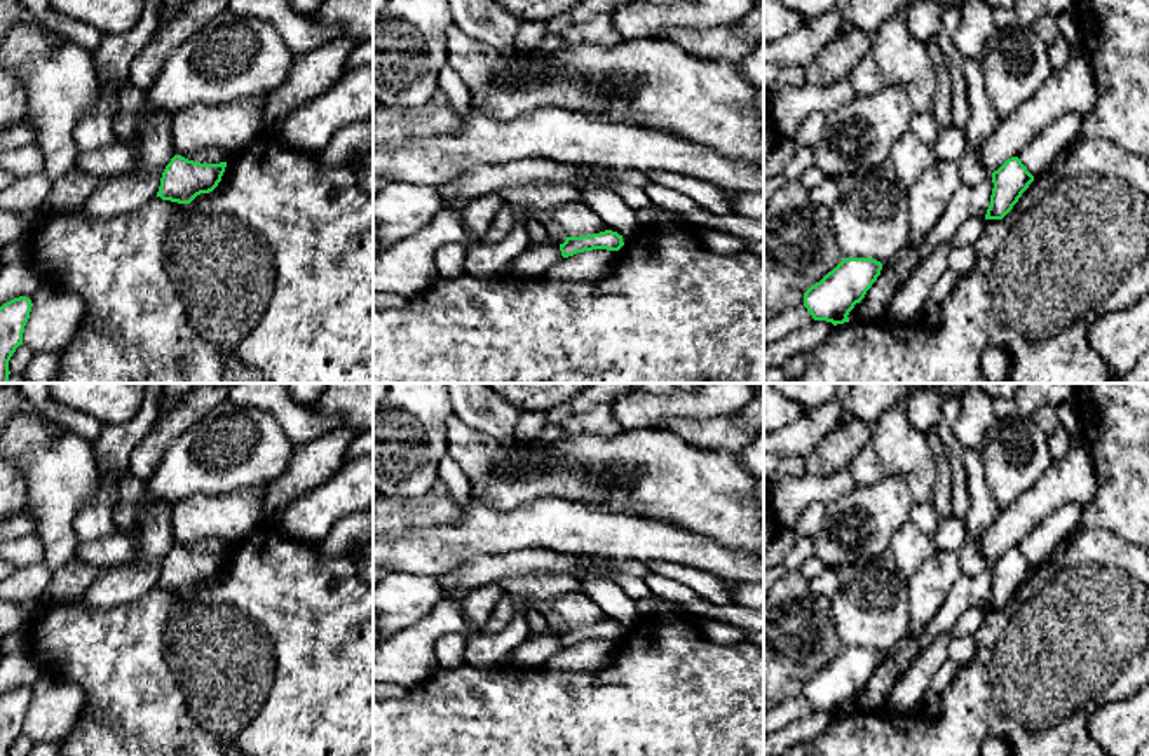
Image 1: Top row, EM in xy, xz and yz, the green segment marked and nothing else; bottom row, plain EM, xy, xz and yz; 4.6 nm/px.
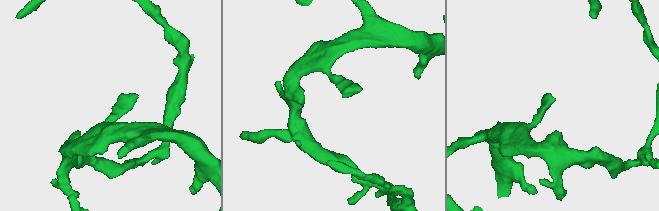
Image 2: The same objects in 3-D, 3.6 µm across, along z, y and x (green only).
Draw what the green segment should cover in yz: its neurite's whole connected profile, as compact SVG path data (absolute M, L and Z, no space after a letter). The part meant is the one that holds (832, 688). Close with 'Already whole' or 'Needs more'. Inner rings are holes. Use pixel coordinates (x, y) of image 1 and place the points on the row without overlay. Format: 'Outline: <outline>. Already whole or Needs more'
Outline: M844 648L804 683L804 697L814 711L833 716L849 712L849 702L865 688L880 660L882 653L874 648Z. Already whole

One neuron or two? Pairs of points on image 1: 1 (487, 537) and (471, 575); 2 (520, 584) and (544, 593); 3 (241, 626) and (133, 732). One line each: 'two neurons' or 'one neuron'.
1: two neurons
2: one neuron
3: one neuron

